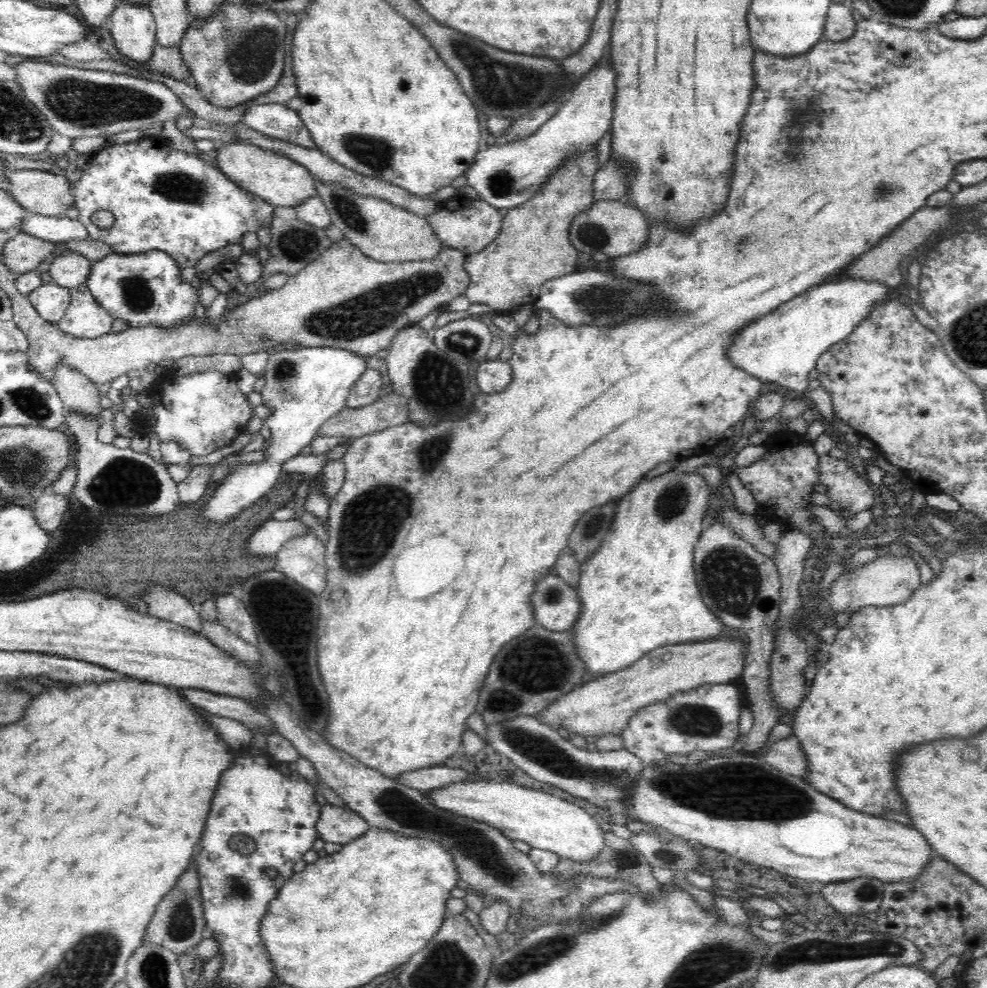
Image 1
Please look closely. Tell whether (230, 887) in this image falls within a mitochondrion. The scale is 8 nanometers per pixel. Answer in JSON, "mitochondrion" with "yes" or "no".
{"mitochondrion":"yes"}

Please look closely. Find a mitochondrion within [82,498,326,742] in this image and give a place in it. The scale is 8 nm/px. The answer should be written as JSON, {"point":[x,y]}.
{"point":[285,617]}

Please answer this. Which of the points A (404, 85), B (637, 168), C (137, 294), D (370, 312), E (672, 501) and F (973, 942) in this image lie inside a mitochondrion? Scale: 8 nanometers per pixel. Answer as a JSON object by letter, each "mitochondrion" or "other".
{"A":"other","B":"other","C":"mitochondrion","D":"mitochondrion","E":"mitochondrion","F":"other"}

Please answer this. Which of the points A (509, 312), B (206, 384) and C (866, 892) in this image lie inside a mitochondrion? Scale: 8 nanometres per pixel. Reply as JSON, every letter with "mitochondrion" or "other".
{"A":"other","B":"other","C":"mitochondrion"}

